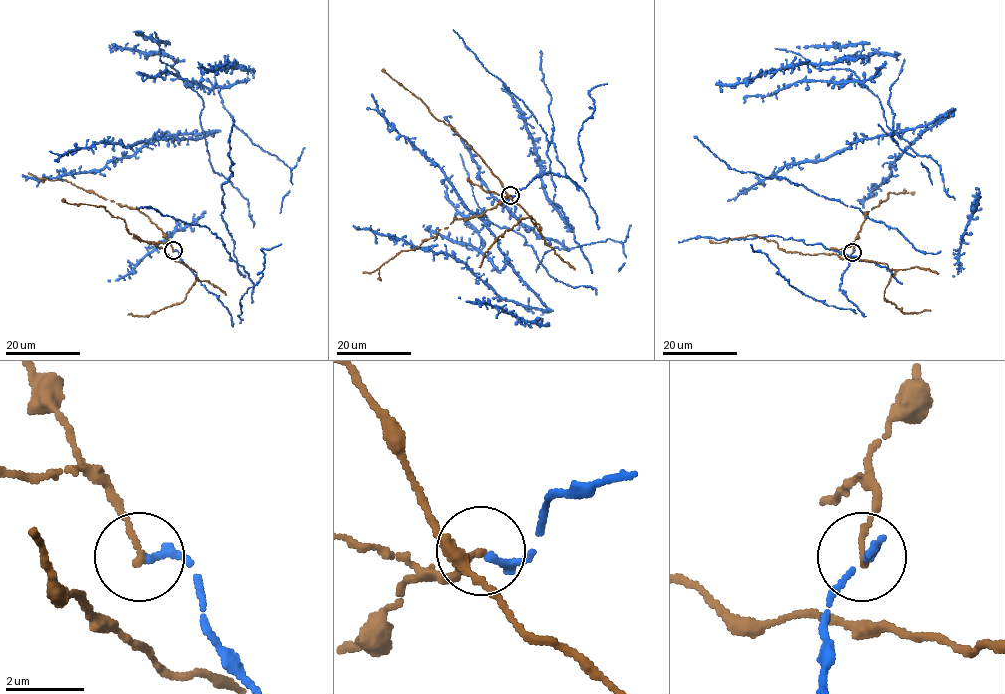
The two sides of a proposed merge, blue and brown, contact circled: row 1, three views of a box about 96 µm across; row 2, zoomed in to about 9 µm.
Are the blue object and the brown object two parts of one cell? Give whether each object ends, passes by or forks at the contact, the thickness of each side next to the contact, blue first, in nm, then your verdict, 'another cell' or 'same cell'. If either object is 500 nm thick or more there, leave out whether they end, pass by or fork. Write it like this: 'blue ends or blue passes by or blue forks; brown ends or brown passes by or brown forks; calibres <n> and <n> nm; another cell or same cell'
blue ends; brown ends; calibres 200 and 150 nm; same cell

